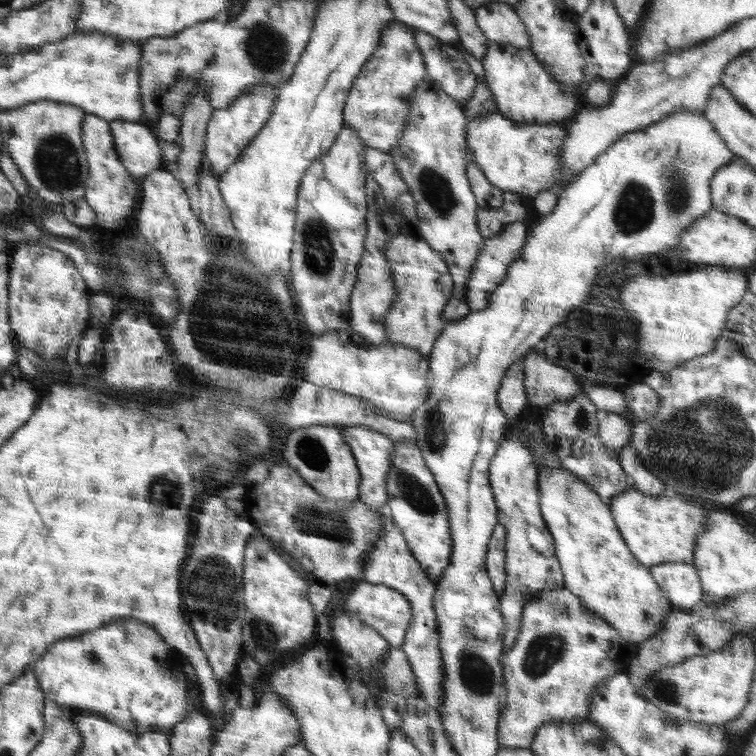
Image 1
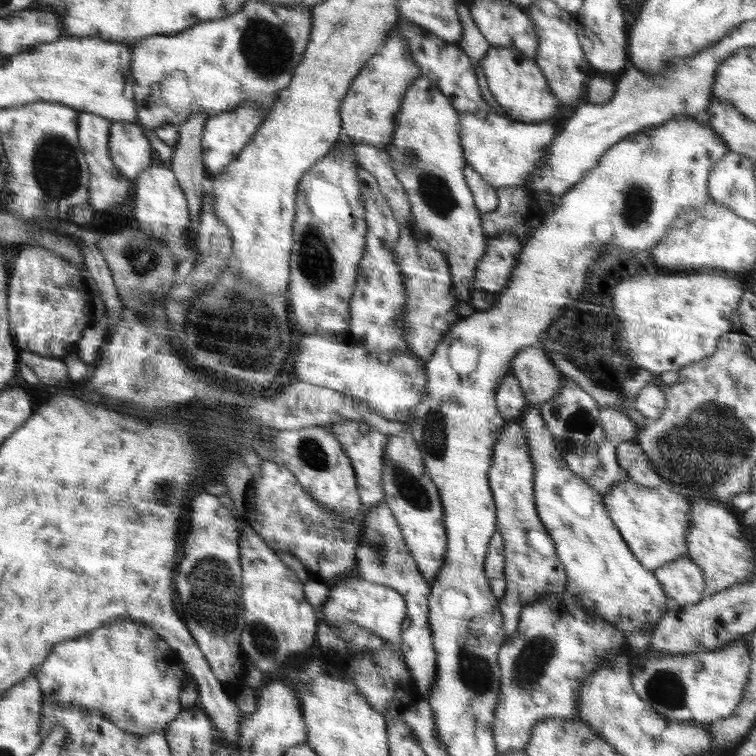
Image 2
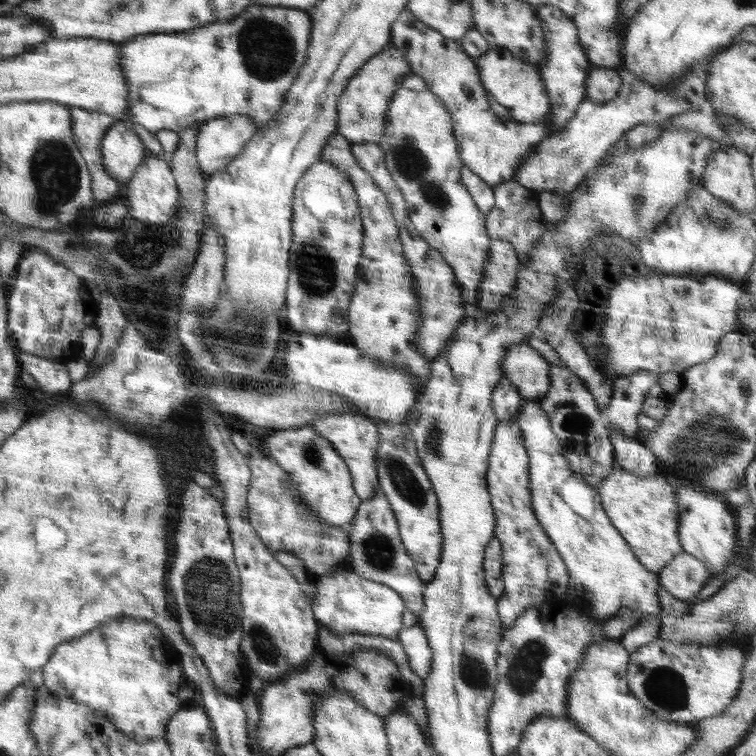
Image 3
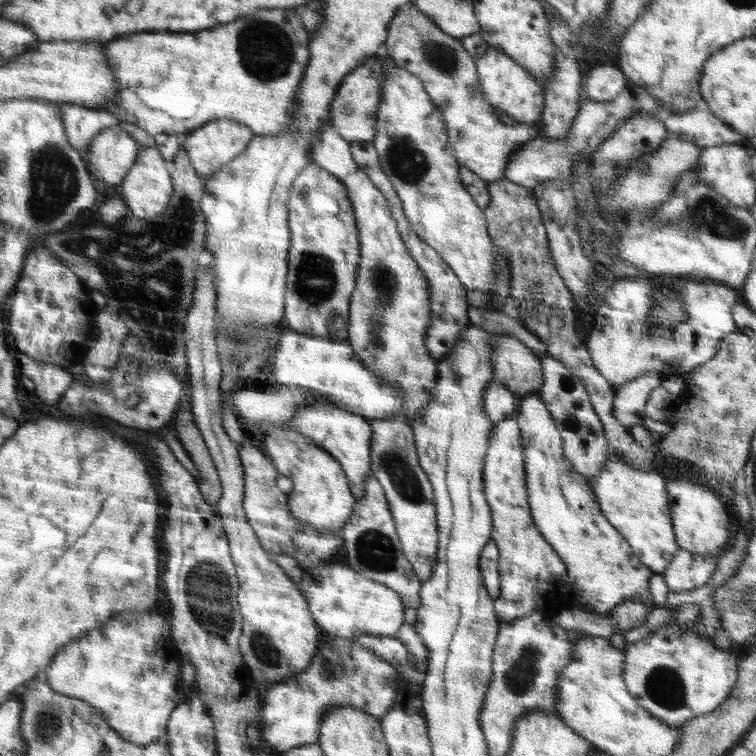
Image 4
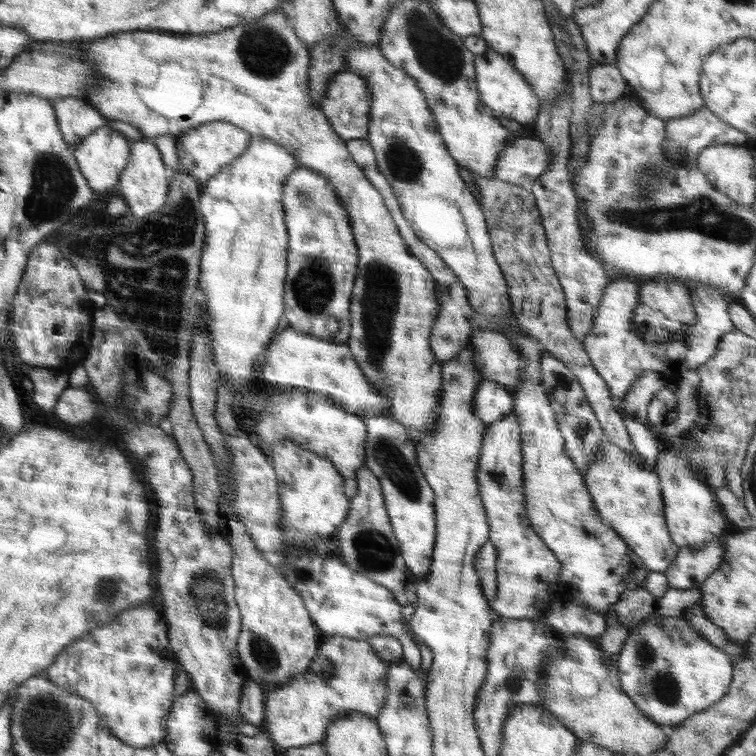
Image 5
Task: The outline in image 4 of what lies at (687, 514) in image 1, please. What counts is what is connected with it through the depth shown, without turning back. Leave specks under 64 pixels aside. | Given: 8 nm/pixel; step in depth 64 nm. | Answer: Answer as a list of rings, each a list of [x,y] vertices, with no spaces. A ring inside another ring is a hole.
[[[614,450],[608,451],[602,470],[588,480],[594,491],[599,510],[607,521],[628,541],[632,552],[654,573],[661,573],[680,550],[676,542],[666,481],[657,470],[635,469]]]

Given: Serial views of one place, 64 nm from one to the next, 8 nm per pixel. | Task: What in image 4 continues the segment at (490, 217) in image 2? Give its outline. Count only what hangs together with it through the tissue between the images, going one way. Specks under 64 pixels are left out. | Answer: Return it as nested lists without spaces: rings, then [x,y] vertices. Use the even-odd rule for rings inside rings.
[[[504,178],[496,182],[487,182],[487,184],[490,202],[483,212],[491,243],[497,249],[497,254],[505,256],[509,262],[509,271],[512,273],[509,295],[515,305],[513,314],[518,317],[524,327],[544,343],[548,355],[559,360],[582,381],[591,405],[600,417],[610,448],[614,448],[627,465],[635,469],[657,470],[659,463],[654,462],[654,458],[659,458],[658,455],[654,455],[654,451],[644,450],[631,437],[627,428],[614,418],[614,388],[611,382],[608,382],[596,370],[584,342],[575,331],[574,299],[564,280],[558,275],[551,258],[547,232],[542,224],[542,216],[533,190]]]

